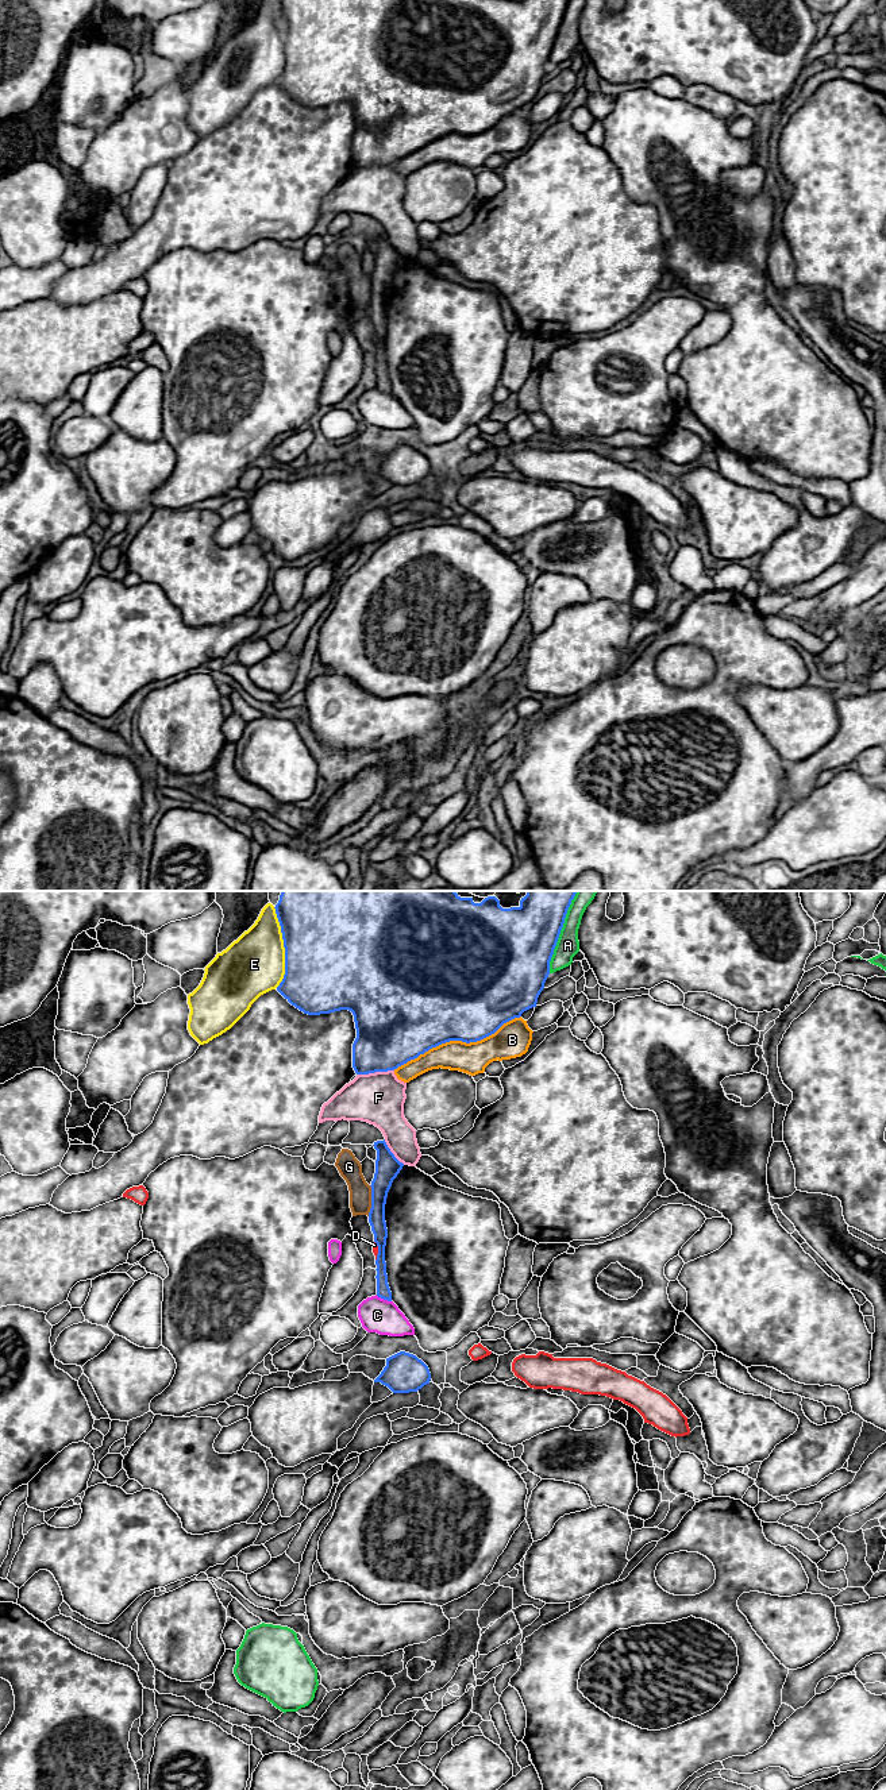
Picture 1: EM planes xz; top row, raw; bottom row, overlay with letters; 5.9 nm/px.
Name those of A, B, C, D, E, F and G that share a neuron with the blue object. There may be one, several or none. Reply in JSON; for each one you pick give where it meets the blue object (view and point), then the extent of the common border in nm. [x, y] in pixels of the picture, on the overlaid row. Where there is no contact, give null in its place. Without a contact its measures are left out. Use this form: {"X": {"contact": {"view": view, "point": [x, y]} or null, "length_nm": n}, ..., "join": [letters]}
{"join": []}

